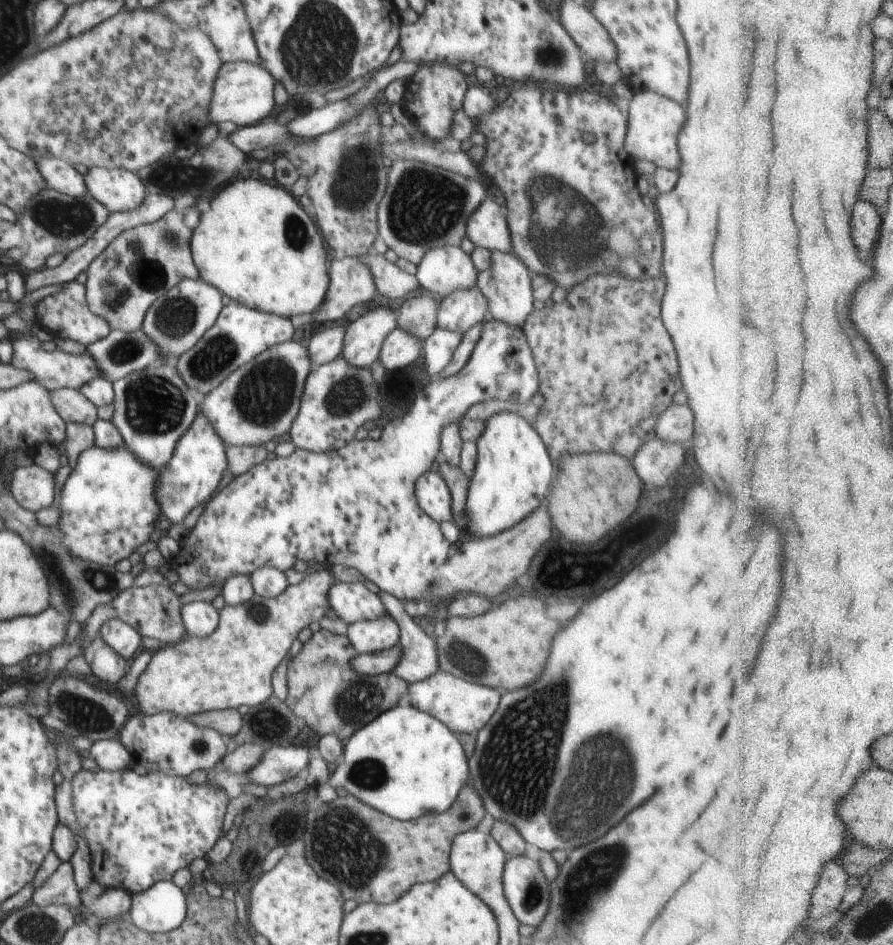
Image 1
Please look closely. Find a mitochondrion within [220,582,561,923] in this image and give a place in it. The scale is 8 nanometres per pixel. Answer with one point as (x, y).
(340, 841)

